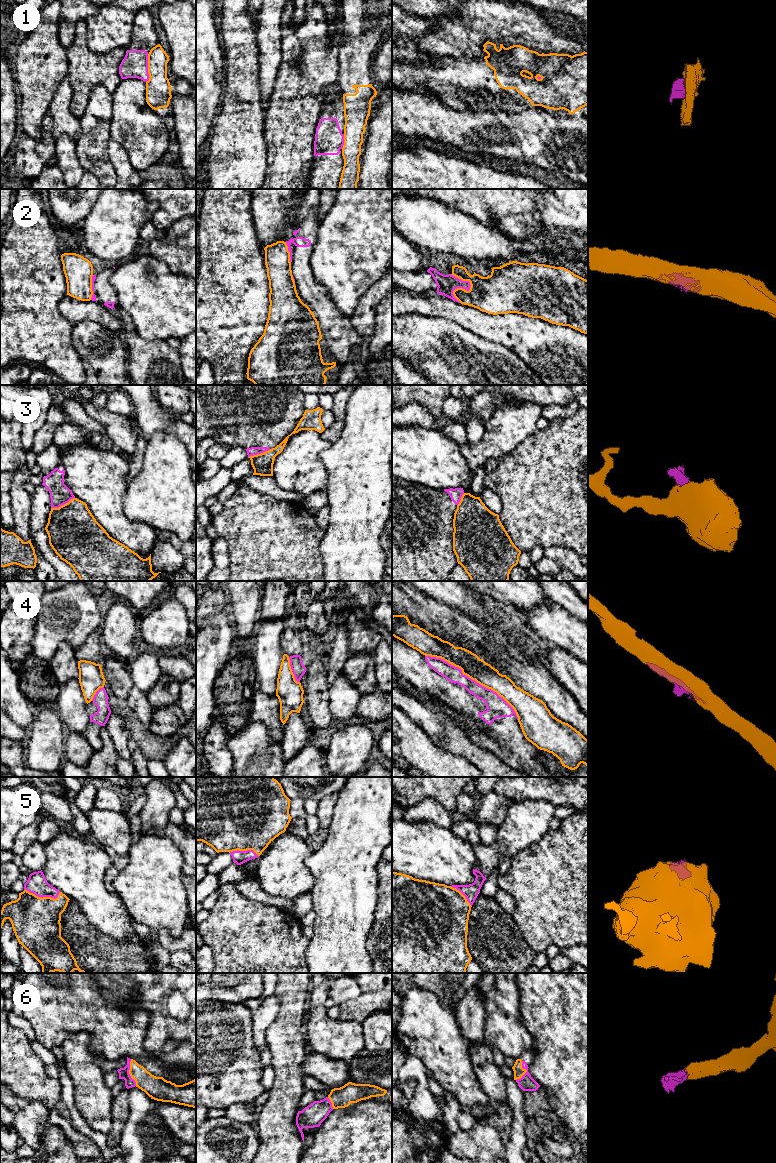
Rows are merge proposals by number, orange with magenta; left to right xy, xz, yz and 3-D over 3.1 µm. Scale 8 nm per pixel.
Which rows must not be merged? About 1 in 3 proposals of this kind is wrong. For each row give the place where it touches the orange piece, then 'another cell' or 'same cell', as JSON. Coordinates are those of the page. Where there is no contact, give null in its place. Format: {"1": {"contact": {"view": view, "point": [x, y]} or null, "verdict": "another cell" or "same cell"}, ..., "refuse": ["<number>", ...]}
{"1": {"contact": {"view": "xy", "point": [148, 68]}, "verdict": "another cell"}, "2": {"contact": {"view": "yz", "point": [469, 290]}, "verdict": "another cell"}, "3": {"contact": {"view": "xy", "point": [62, 505]}, "verdict": "another cell"}, "4": {"contact": {"view": "yz", "point": [474, 679]}, "verdict": "another cell"}, "5": {"contact": {"view": "xy", "point": [43, 897]}, "verdict": "same cell"}, "6": {"contact": {"view": "xy", "point": [129, 1072]}, "verdict": "same cell"}, "refuse": ["1", "2", "3", "4"]}

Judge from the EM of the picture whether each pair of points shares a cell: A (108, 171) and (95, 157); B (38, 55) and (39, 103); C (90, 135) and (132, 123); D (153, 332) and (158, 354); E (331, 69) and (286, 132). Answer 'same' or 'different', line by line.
A: same
B: same
C: different
D: different
E: same

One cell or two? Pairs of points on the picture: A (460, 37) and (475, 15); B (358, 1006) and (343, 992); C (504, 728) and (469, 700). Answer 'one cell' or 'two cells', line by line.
A: one cell
B: two cells
C: one cell

